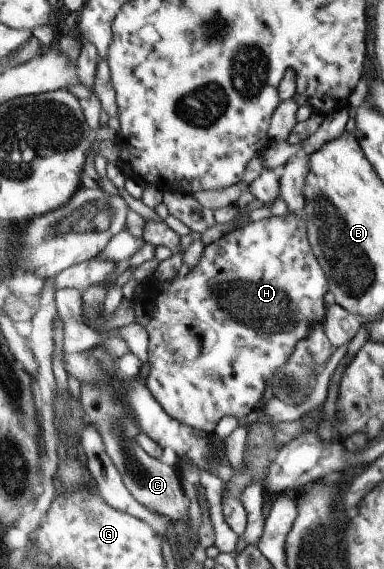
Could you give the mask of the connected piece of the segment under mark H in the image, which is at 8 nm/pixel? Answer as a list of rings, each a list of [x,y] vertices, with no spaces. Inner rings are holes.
[[[288,212],[277,217],[265,217],[259,221],[252,221],[243,228],[233,229],[206,245],[198,264],[183,278],[158,281],[153,279],[153,284],[158,285],[157,297],[154,300],[152,319],[146,325],[148,332],[148,364],[149,375],[146,378],[146,385],[152,394],[159,400],[159,403],[167,410],[172,418],[186,423],[195,429],[203,430],[211,436],[224,416],[248,416],[259,405],[266,384],[277,371],[287,364],[292,353],[295,352],[299,342],[308,336],[315,322],[324,324],[327,318],[327,304],[324,302],[326,292],[330,291],[330,280],[325,274],[323,266],[320,266],[311,242],[308,238],[307,222],[304,215],[295,215]]]

